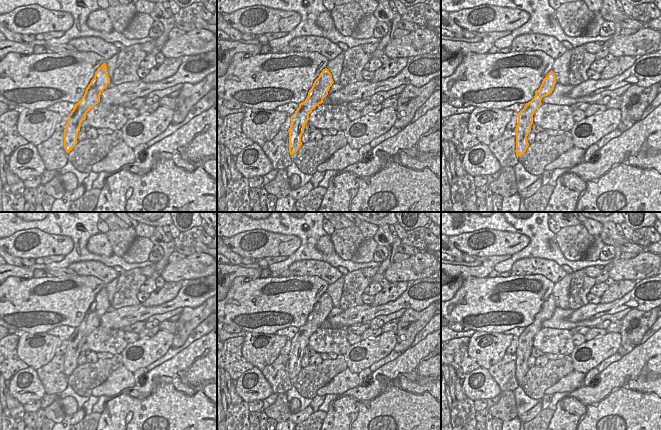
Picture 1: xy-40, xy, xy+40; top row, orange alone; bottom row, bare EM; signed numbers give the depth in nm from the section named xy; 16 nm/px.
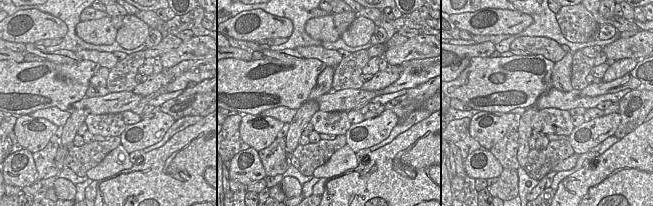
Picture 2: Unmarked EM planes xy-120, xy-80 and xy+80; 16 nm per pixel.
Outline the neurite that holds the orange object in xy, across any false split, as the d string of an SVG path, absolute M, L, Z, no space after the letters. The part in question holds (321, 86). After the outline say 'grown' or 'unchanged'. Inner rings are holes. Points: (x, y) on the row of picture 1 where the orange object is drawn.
M327 68L323 69L309 90L306 100L299 104L299 107L291 116L291 125L288 130L290 155L296 153L301 147L301 136L304 133L305 124L309 120L309 114L317 105L323 103L323 99L328 95L333 83L329 70Z; unchanged

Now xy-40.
M103 63L95 72L94 78L85 90L84 96L75 104L64 129L64 148L69 153L77 144L77 135L81 123L86 119L87 112L100 102L101 92L107 88L110 78L106 63Z; unchanged

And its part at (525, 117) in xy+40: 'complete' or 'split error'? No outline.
complete

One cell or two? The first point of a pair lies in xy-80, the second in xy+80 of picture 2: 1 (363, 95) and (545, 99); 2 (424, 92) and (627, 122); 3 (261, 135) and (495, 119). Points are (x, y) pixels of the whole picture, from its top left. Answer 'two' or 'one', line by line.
1: two
2: one
3: one

